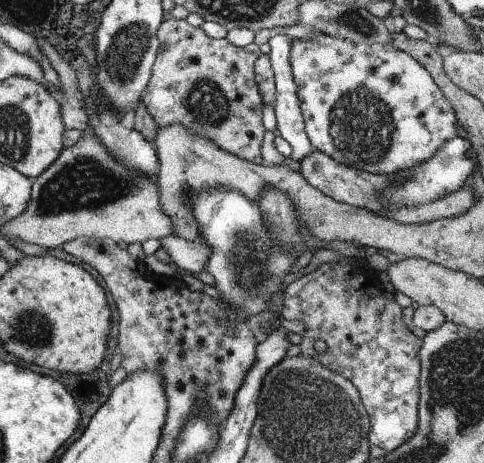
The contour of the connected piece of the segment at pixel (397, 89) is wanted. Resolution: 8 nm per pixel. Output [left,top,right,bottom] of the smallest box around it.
[288,31,458,175]

